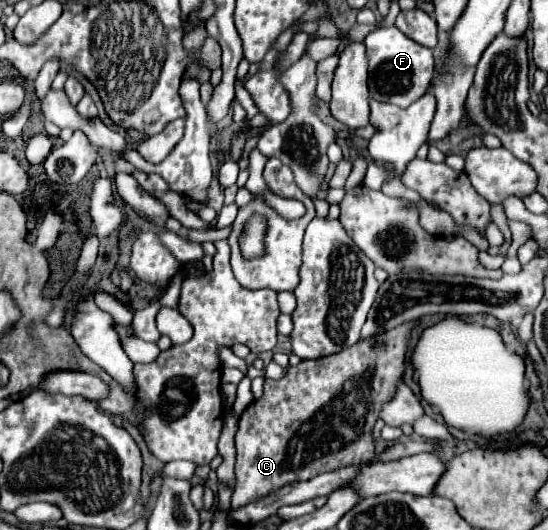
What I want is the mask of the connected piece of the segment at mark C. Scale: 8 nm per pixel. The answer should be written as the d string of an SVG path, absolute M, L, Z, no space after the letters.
M419 320L405 322L375 338L363 338L355 346L345 348L337 354L301 360L297 366L289 368L281 380L265 378L263 396L247 406L239 418L239 430L235 436L237 462L235 462L235 492L231 506L239 508L249 504L271 490L285 484L293 484L293 478L311 480L319 474L339 470L353 464L369 464L375 458L375 446L371 440L373 426L379 418L381 408L389 398L393 398L397 386L403 382L405 374L405 354L411 340L411 330L419 326Z

